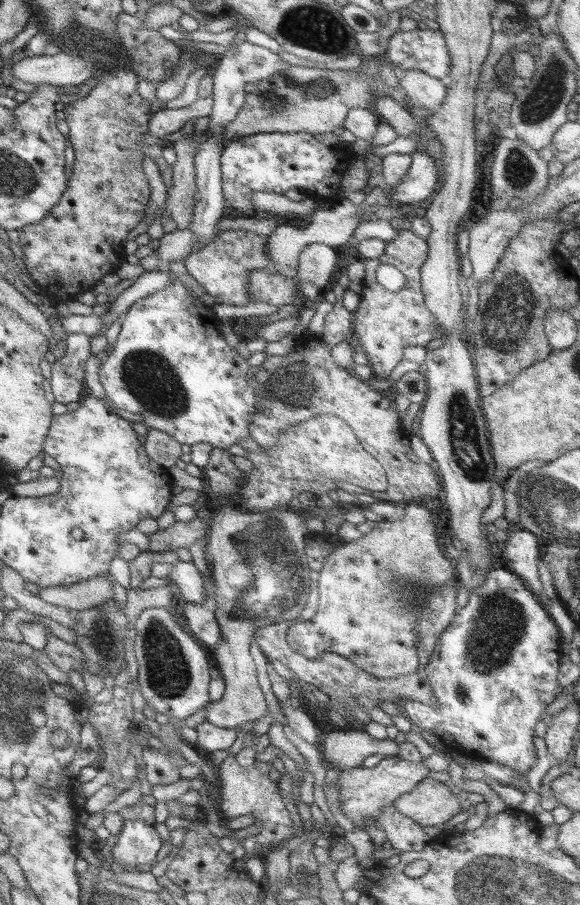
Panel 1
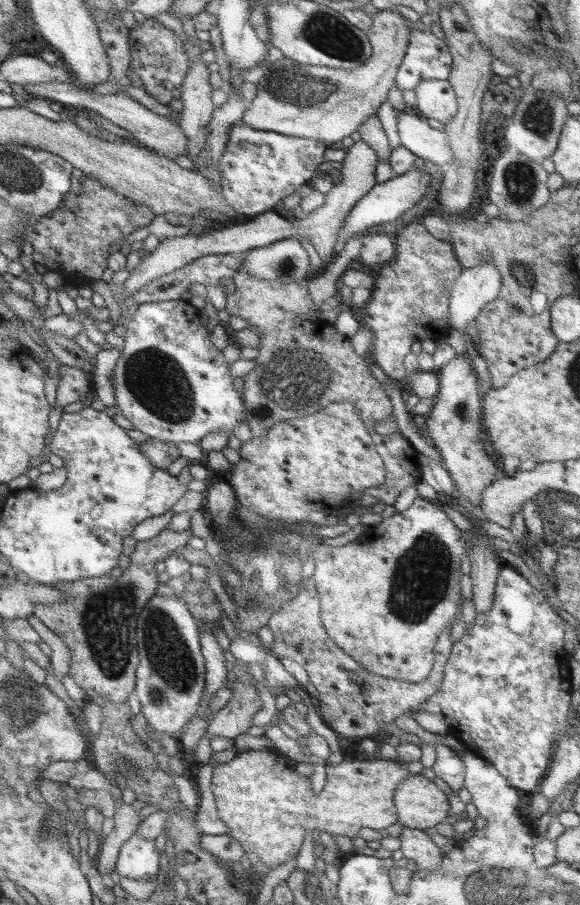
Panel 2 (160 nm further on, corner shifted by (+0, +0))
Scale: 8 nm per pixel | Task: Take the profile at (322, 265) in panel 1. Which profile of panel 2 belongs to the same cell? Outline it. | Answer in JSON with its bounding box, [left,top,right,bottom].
[117,140,377,303]

